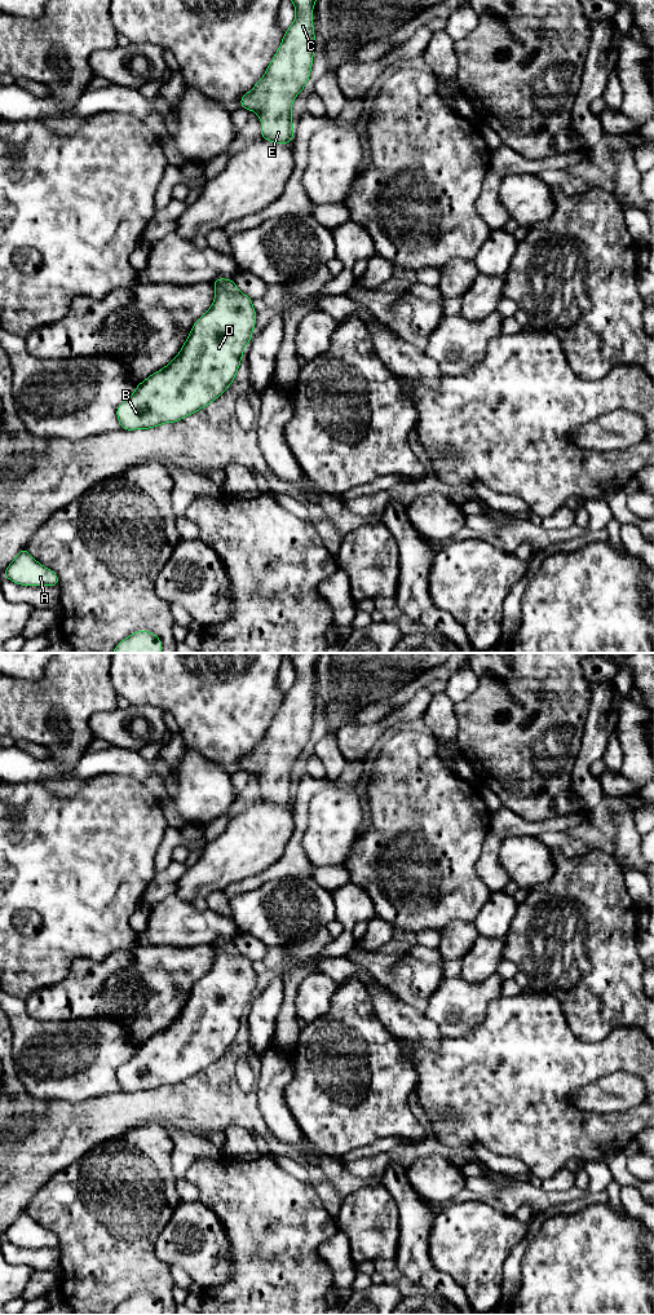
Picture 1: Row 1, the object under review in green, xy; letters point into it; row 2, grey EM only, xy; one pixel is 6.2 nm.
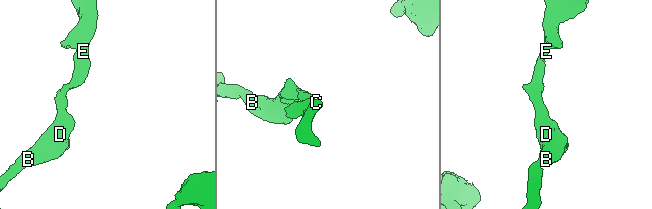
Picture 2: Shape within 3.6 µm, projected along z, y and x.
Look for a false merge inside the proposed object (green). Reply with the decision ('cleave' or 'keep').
keep

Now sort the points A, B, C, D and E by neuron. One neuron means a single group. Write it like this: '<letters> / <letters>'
A B C D E

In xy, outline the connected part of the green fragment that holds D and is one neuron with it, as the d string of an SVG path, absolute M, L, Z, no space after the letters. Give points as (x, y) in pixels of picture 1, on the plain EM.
M218 940L212 946L216 953L213 966L193 987L181 1014L160 1033L141 1043L133 1056L116 1071L121 1091L150 1091L176 1085L208 1068L234 1043L244 1009L252 1002L257 975L252 961L242 956L233 941Z

